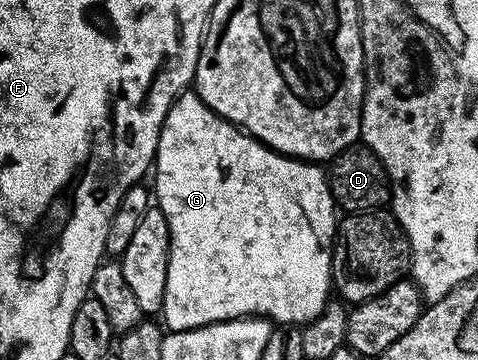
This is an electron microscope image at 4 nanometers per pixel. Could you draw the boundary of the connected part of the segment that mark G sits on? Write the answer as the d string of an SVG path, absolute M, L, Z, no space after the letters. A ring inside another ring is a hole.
M197 92L181 93L170 104L160 131L158 151L152 166L152 193L156 207L168 219L170 232L170 258L168 259L168 279L164 291L164 303L160 314L166 320L167 330L179 333L185 329L199 329L202 325L215 325L221 321L235 321L238 317L261 317L278 327L305 327L324 312L332 297L330 264L334 254L334 234L336 232L336 206L330 193L328 173L321 164L303 161L277 153L267 145L251 137L249 133L225 121L221 115L210 110L198 98Z

